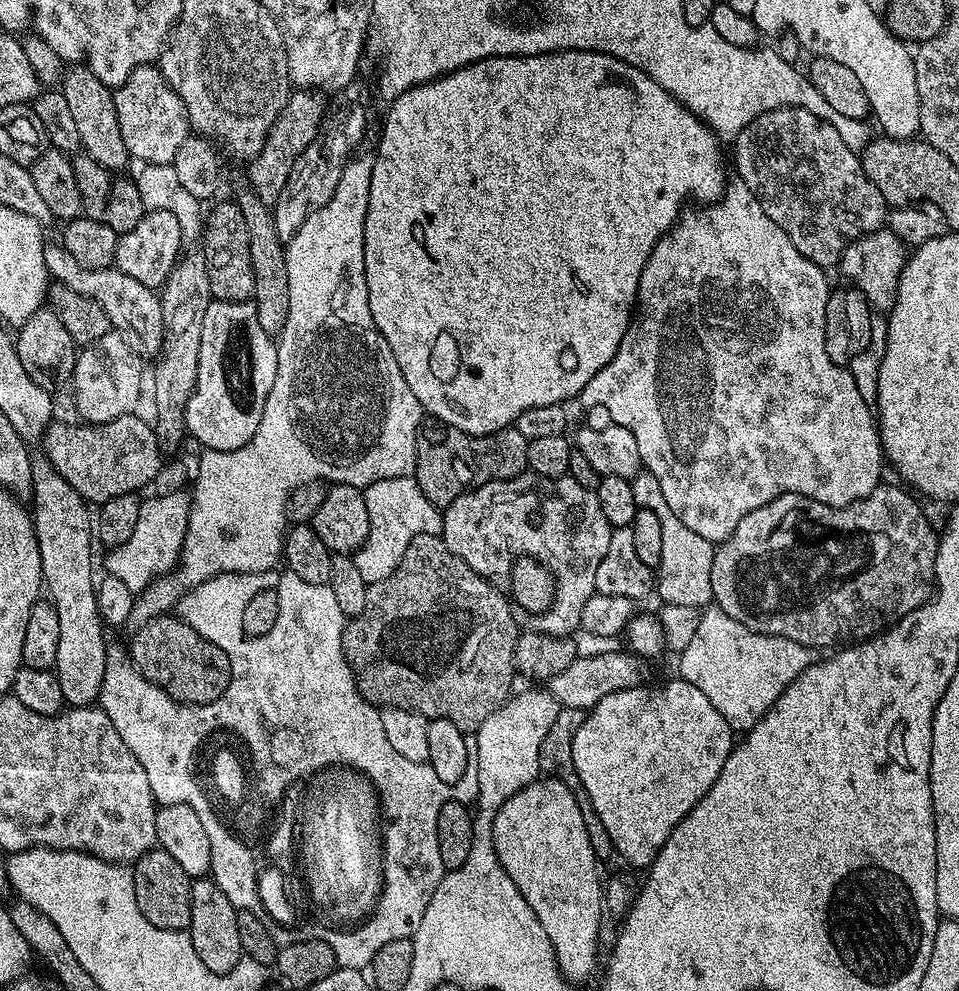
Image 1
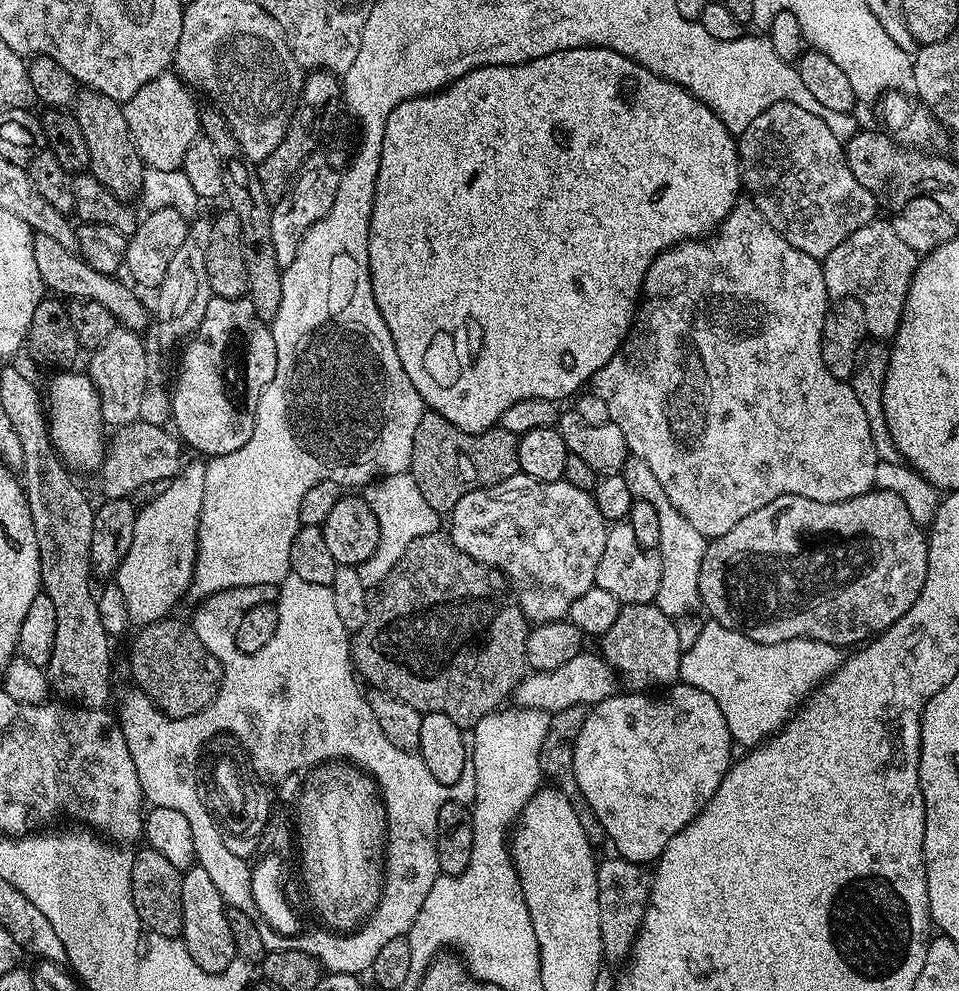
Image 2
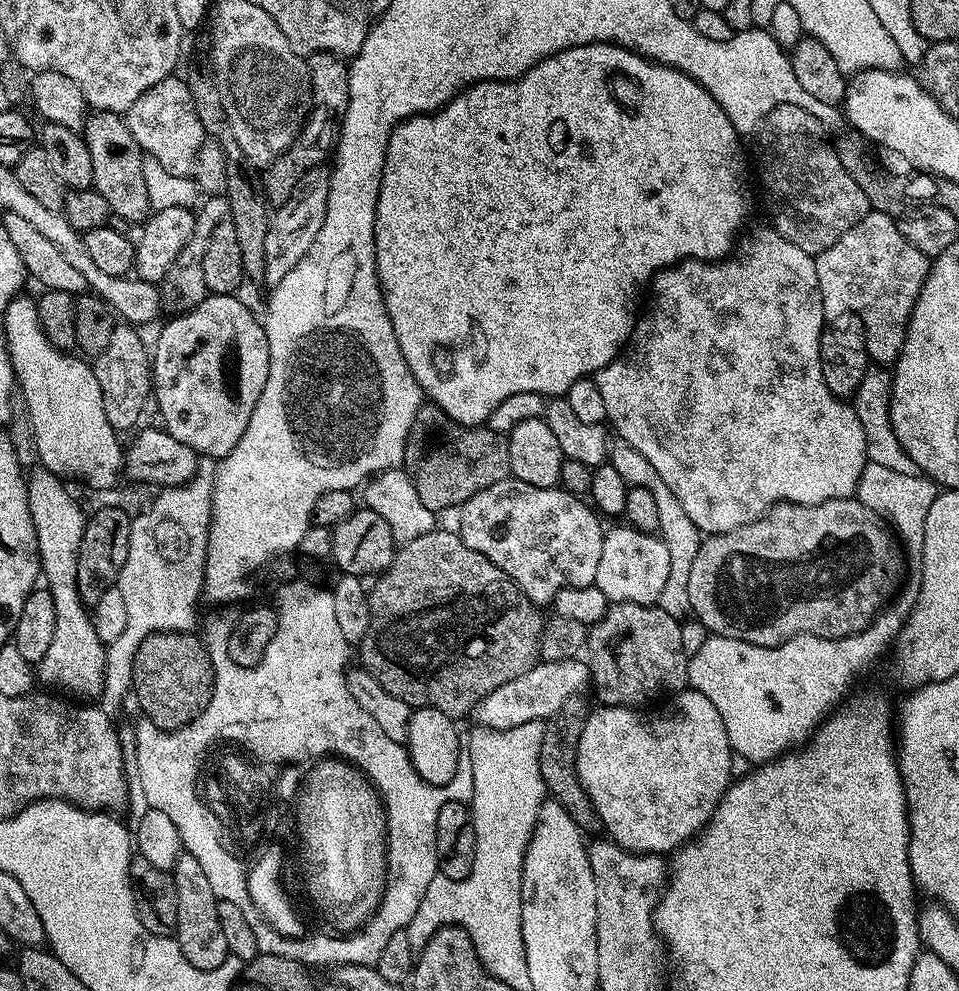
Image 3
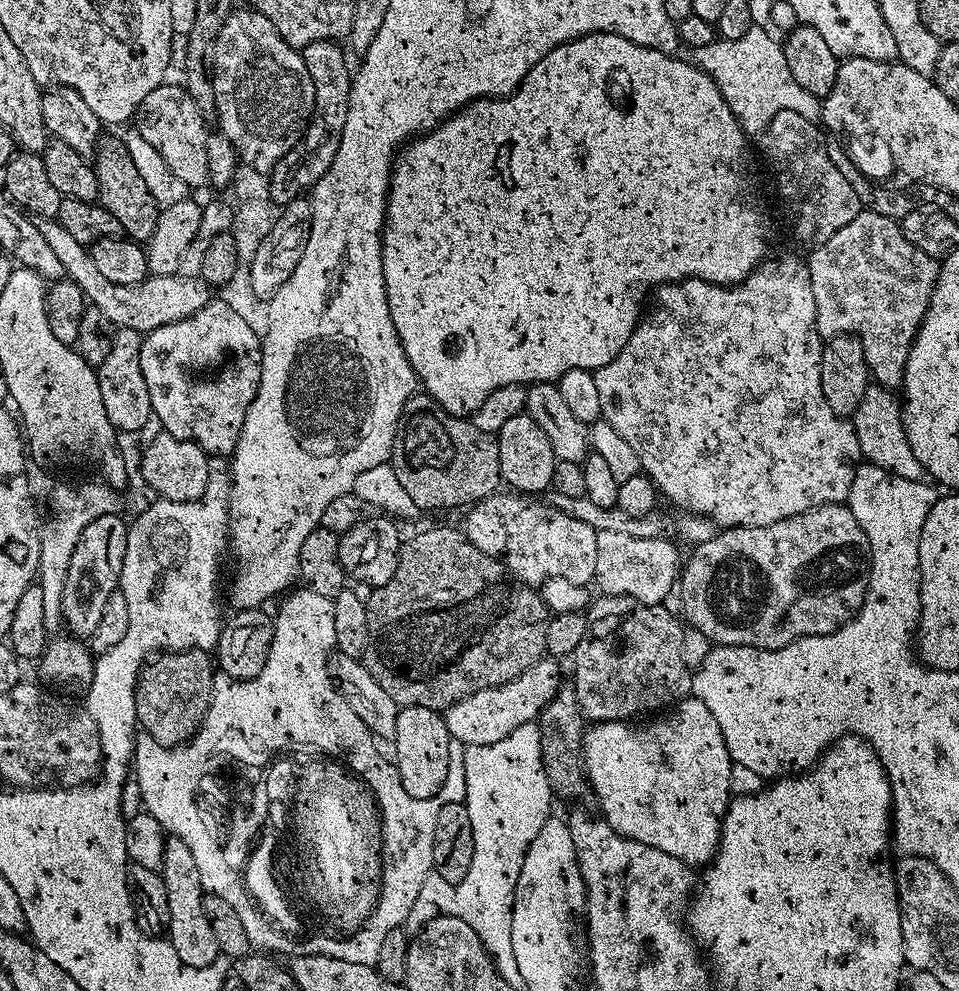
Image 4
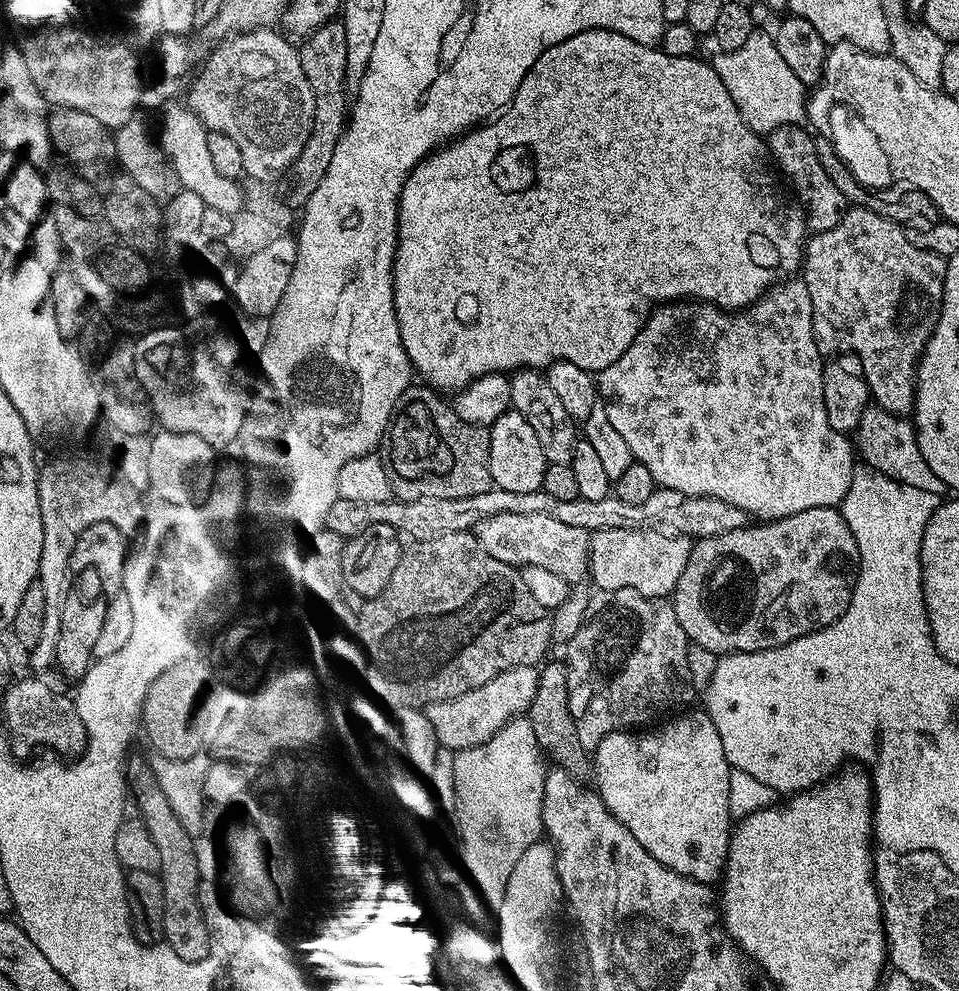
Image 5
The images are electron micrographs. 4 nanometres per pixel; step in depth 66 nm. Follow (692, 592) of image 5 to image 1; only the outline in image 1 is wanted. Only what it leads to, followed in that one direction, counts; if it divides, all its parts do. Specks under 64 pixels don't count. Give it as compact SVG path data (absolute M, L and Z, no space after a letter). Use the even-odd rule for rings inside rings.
M881 483L880 487L874 489L866 498L855 500L841 508L811 500L802 494L787 492L774 498L774 502L766 502L766 506L758 506L758 510L750 510L750 514L746 514L746 518L742 518L742 522L734 526L734 534L730 534L715 545L714 562L710 566L710 586L715 607L755 632L767 636L781 636L798 642L810 650L817 650L816 648L836 650L841 646L855 644L883 632L886 626L895 624L918 606L927 604L934 595L934 585L938 580L936 571L938 532L937 529L932 529L927 514L920 509L921 501L907 487L896 484Z

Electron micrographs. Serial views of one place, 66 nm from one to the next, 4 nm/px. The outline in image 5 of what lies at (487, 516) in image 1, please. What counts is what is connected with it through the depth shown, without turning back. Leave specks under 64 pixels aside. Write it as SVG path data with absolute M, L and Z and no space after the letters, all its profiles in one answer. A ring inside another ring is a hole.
M494 514L476 525L474 535L488 554L494 554L498 562L513 566L542 566L542 570L554 570L558 578L580 582L589 575L589 533L578 526L566 526L558 518L546 514Z

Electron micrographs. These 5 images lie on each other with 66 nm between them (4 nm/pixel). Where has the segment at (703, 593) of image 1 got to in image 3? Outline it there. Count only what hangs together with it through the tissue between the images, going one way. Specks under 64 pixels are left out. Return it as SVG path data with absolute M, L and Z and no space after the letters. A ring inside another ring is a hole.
M617 439L609 447L607 463L612 464L614 470L618 470L622 482L626 482L629 488L650 490L654 503L658 506L658 535L670 554L670 578L666 578L666 587L662 589L658 607L666 610L666 614L671 616L687 617L692 611L690 570L694 566L694 558L698 558L698 550L702 543L700 528L694 526L694 522L690 522L690 514L686 514L686 510L682 510L682 502L678 502L678 498L674 498L670 486L666 486L666 482L662 482L662 478L658 478L654 466L650 466L650 462L646 462L646 458L642 458L642 454L638 454L638 450L634 450L634 446L630 446L625 440Z

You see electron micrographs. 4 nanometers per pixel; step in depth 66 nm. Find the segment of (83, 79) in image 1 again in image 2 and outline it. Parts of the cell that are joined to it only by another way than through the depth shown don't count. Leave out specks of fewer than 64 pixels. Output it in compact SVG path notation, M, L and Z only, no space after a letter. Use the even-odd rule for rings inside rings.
M80 90L74 101L74 115L82 134L86 138L86 150L90 150L88 168L92 175L110 190L118 199L132 202L139 197L142 190L142 178L146 167L134 146L130 126L126 126L124 110L119 100L106 98L106 94L91 90Z

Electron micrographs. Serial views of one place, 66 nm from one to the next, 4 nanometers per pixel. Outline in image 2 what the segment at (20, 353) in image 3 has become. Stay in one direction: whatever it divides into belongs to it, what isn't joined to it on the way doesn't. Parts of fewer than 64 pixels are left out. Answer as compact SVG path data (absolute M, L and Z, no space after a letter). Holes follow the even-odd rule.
M60 370L46 388L46 417L48 437L61 460L69 469L82 472L99 469L106 451L106 425L100 409L100 396L92 379L83 371Z

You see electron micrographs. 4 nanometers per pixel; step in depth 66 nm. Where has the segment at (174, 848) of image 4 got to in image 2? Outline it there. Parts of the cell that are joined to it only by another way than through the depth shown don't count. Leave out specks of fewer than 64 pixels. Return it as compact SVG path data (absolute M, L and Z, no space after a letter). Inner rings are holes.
M199 866L185 868L182 872L182 930L180 936L190 958L194 958L194 962L202 966L202 970L221 972L226 970L226 966L230 966L232 960L237 959L234 938L230 934L230 922L226 922L226 905L222 894L218 894L218 886L214 886L210 874L206 874L206 870L202 870Z

